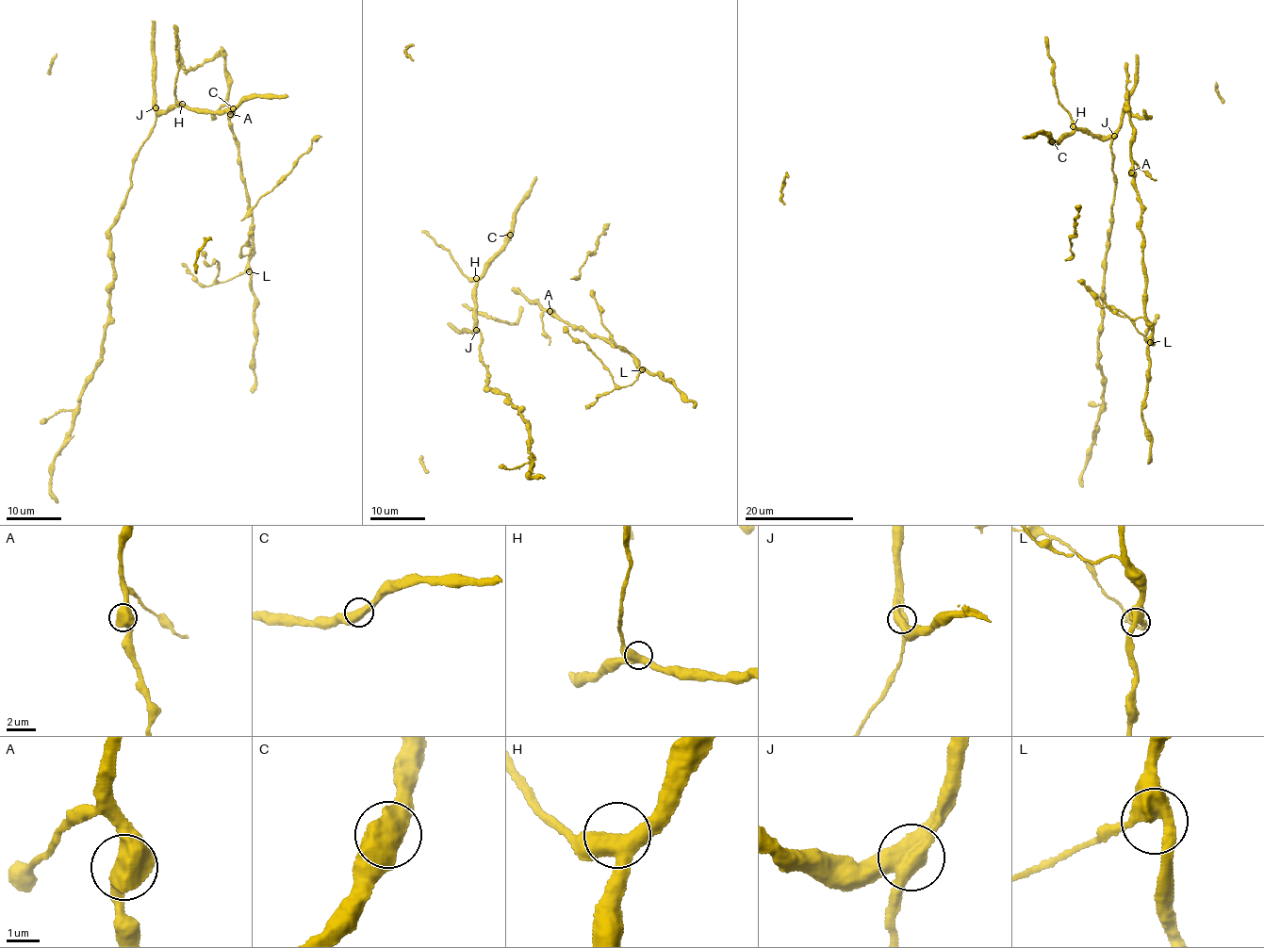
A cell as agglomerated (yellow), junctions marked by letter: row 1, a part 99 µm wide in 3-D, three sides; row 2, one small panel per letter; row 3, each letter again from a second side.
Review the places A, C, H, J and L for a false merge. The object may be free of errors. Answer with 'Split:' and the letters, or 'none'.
Split: none

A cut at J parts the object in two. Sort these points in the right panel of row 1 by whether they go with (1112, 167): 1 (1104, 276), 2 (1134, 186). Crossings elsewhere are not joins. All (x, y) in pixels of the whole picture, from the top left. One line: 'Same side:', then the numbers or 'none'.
Same side: 1

